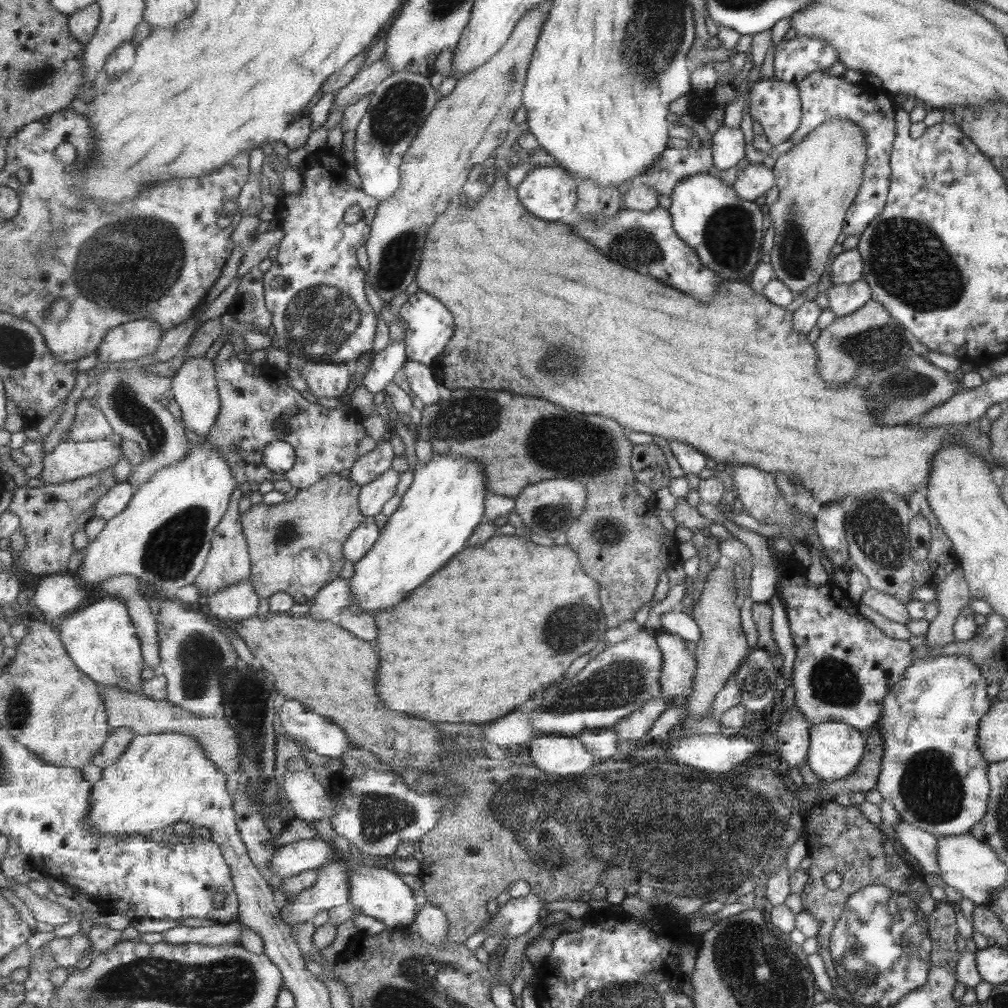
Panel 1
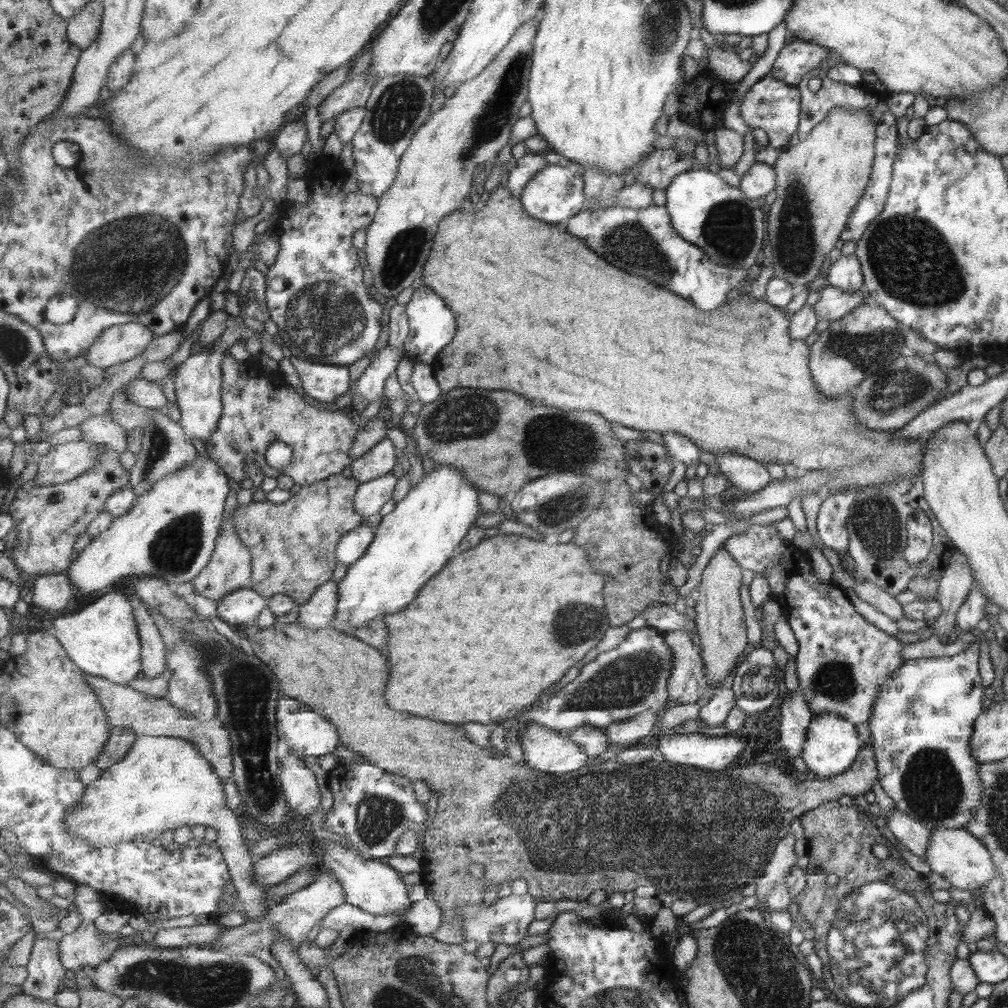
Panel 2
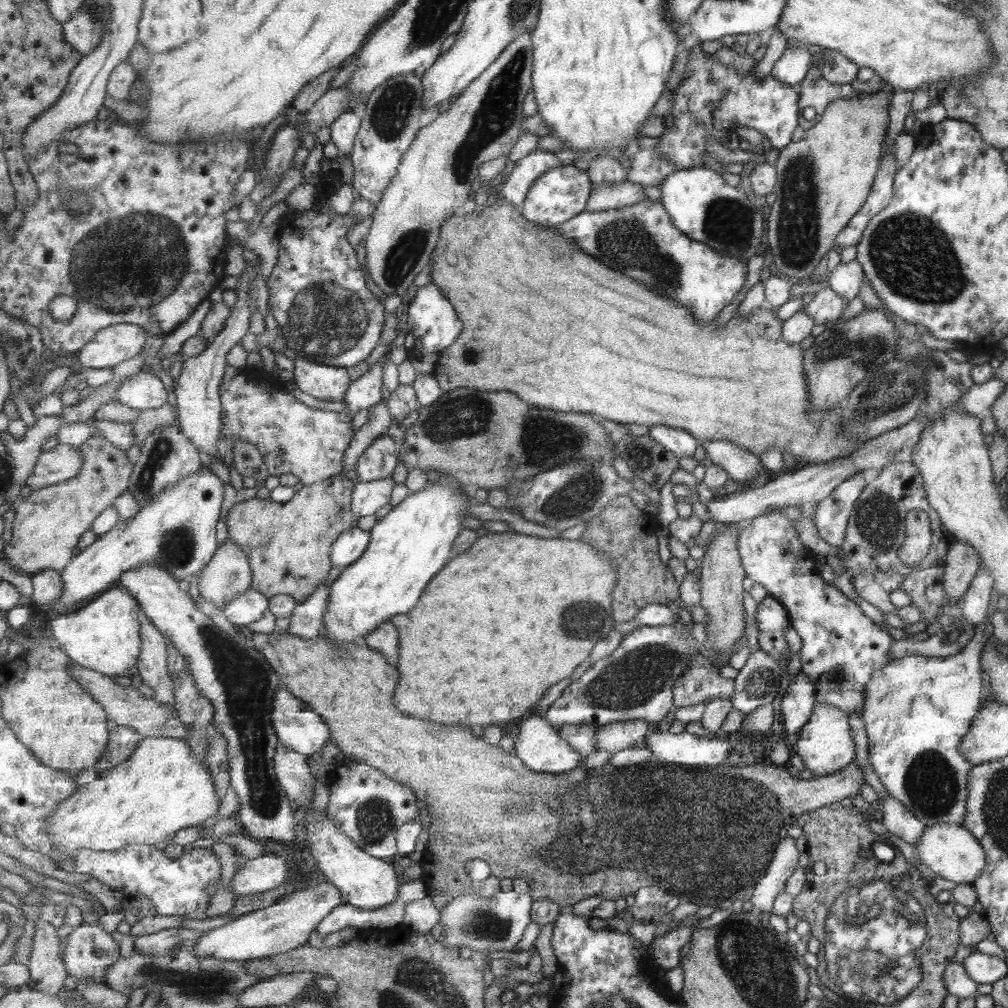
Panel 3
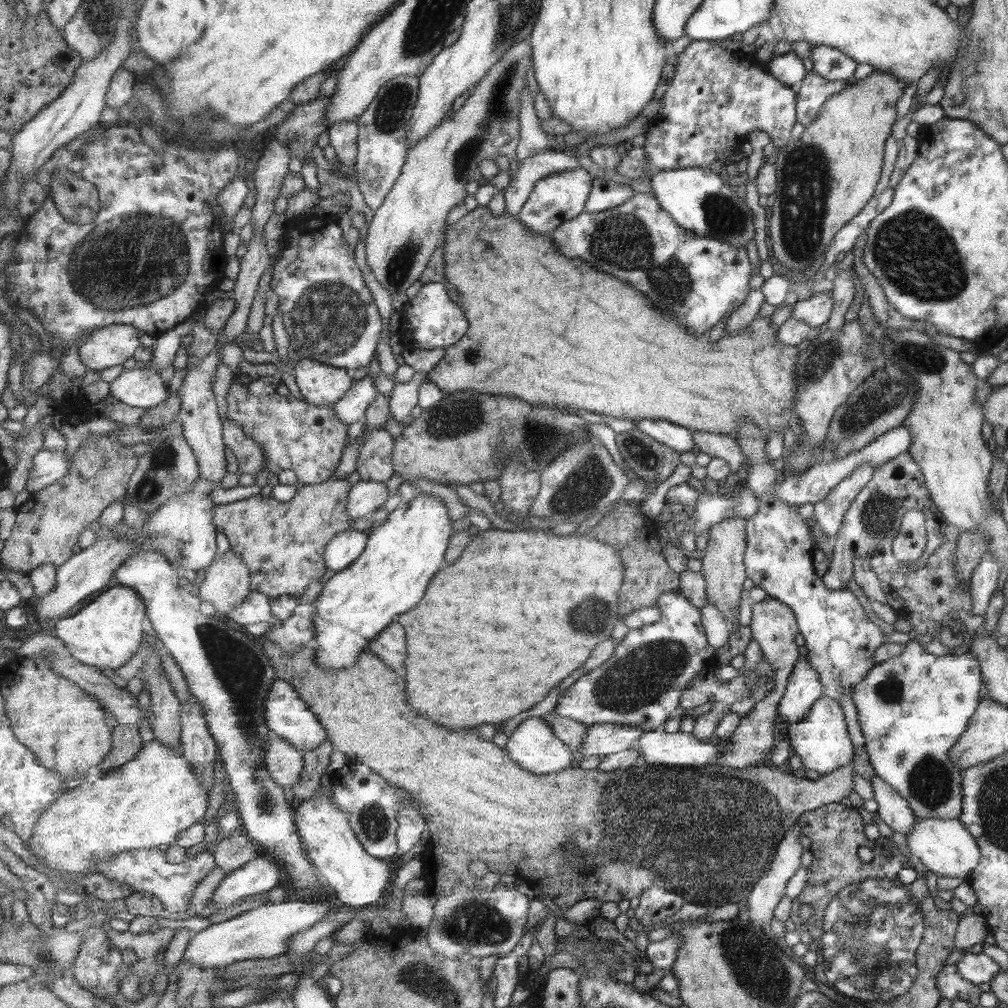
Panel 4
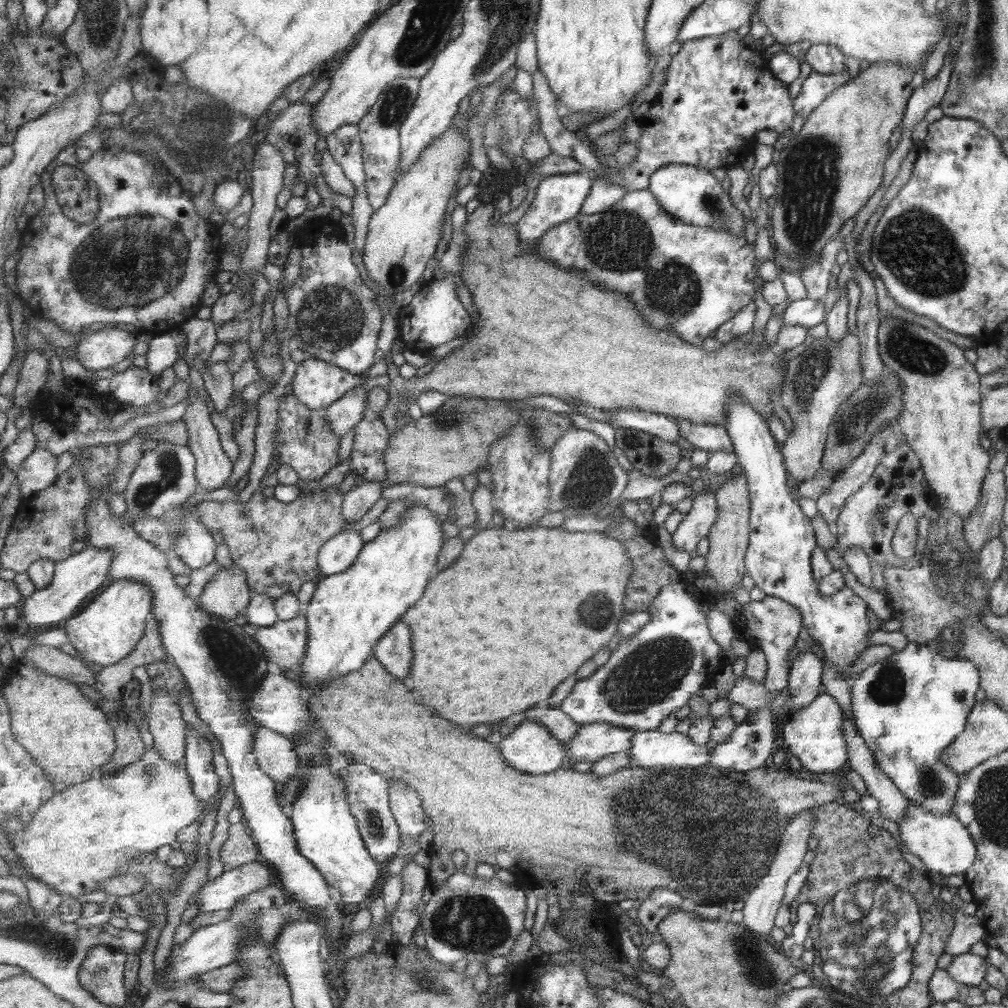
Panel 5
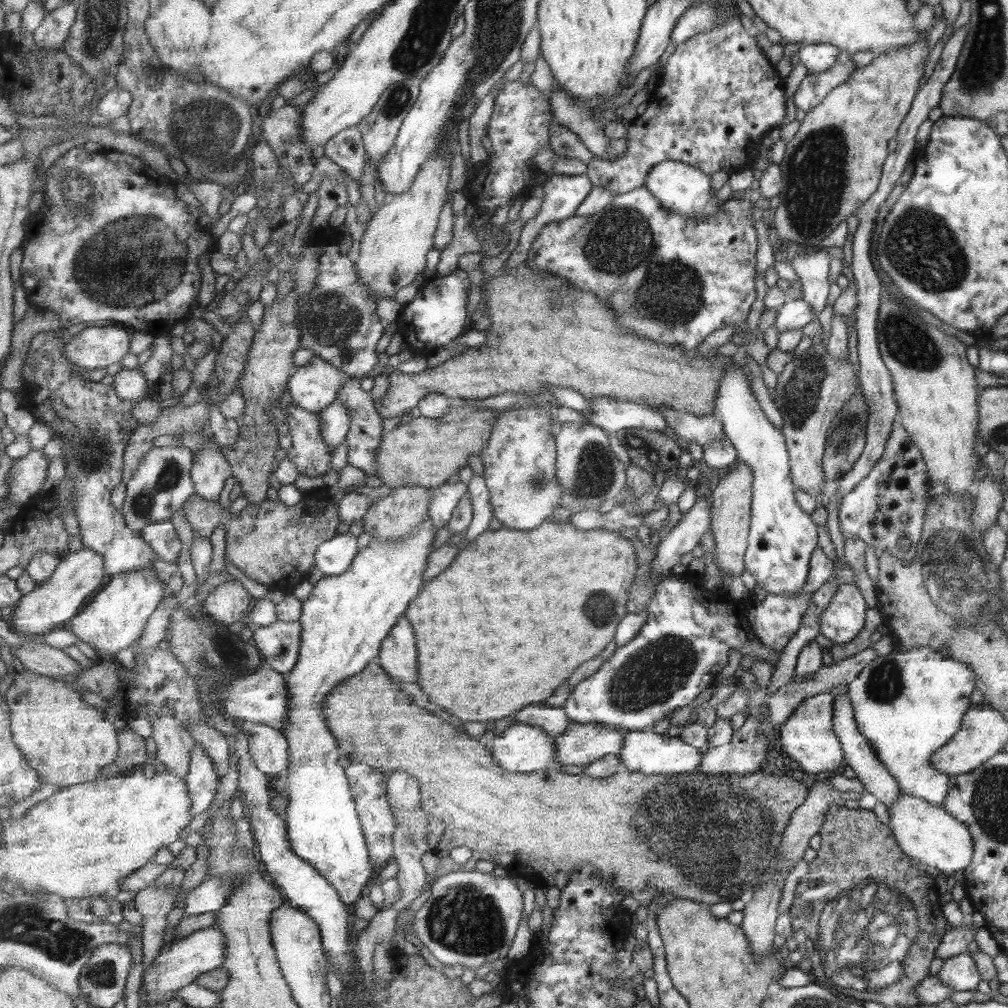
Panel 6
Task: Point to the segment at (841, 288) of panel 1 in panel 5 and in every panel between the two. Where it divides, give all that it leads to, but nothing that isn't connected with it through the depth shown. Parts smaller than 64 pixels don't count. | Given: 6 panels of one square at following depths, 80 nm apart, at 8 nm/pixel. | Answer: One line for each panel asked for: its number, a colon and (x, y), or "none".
2: (832, 304)
3: (825, 306)
4: (815, 310)
5: (807, 313)

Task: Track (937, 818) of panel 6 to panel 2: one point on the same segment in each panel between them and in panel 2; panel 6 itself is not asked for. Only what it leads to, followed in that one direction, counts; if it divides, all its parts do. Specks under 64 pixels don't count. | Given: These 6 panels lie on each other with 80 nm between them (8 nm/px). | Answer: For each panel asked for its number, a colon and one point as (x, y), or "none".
2: (955, 854)
3: (950, 851)
4: (944, 846)
5: (944, 845)

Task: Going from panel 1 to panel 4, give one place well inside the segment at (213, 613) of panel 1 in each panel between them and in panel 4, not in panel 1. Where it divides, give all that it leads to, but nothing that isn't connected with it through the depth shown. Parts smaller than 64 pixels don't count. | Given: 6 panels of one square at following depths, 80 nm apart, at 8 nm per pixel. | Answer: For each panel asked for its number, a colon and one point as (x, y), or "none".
2: (243, 606)
3: (249, 607)
4: (257, 608)

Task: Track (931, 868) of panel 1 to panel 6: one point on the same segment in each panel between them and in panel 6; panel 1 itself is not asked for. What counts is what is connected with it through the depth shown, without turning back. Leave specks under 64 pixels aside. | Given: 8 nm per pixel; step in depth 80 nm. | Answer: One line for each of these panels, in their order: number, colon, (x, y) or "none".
2: (913, 835)
3: (897, 819)
4: (892, 809)
5: (891, 803)
6: (859, 756)

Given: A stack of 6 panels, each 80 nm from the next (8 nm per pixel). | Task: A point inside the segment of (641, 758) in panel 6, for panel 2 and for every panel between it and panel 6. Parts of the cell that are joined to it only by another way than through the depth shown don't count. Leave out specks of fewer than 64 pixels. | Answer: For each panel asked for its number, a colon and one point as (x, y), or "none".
2: (690, 749)
3: (684, 748)
4: (681, 749)
5: (652, 749)

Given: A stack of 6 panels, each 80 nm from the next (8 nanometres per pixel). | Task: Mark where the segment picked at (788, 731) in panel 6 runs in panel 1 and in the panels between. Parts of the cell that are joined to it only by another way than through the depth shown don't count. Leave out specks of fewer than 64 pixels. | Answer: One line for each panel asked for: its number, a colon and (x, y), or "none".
1: (835, 749)
2: (831, 743)
3: (824, 744)
4: (820, 739)
5: (813, 734)

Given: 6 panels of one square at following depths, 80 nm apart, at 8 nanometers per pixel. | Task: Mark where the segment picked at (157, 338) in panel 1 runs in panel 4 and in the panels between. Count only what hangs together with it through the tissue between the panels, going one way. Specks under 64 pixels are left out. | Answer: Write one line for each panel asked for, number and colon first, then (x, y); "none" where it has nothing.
2: (118, 344)
3: (117, 343)
4: (109, 346)

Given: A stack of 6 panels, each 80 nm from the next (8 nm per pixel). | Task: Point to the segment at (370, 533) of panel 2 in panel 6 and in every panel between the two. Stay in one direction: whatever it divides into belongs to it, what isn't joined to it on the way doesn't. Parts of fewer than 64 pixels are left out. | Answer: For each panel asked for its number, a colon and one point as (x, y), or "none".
3: (351, 545)
4: (344, 549)
5: (339, 554)
6: (334, 558)

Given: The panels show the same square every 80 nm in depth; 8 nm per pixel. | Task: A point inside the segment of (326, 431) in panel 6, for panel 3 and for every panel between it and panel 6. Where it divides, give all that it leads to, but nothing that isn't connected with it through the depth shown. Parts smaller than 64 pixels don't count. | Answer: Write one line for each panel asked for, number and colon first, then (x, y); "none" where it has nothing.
3: (367, 391)
4: (353, 407)
5: (345, 414)

